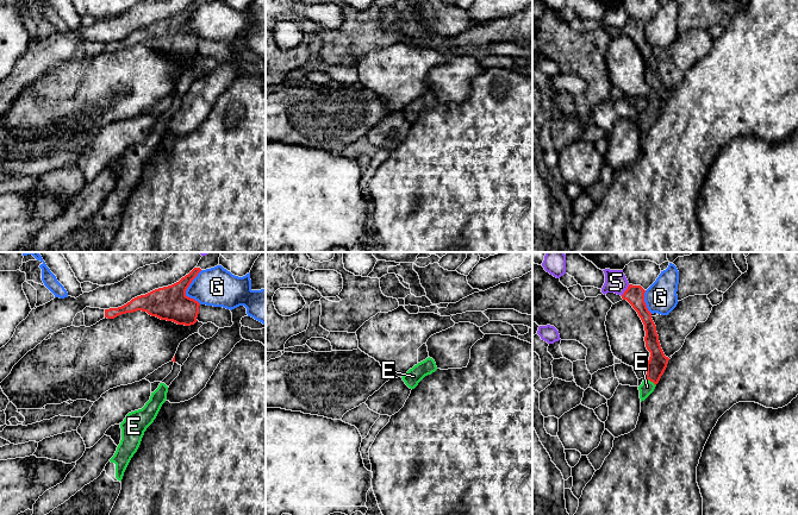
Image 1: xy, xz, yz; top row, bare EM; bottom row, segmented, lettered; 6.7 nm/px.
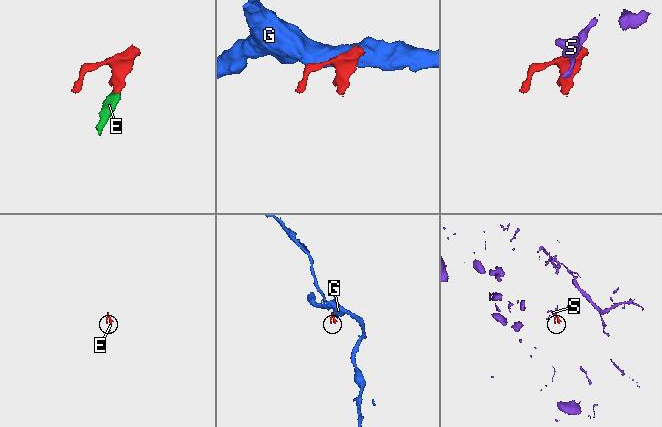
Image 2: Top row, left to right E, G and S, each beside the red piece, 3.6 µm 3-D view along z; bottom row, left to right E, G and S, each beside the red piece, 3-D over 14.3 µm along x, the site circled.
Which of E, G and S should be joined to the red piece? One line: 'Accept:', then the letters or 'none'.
Accept: E

